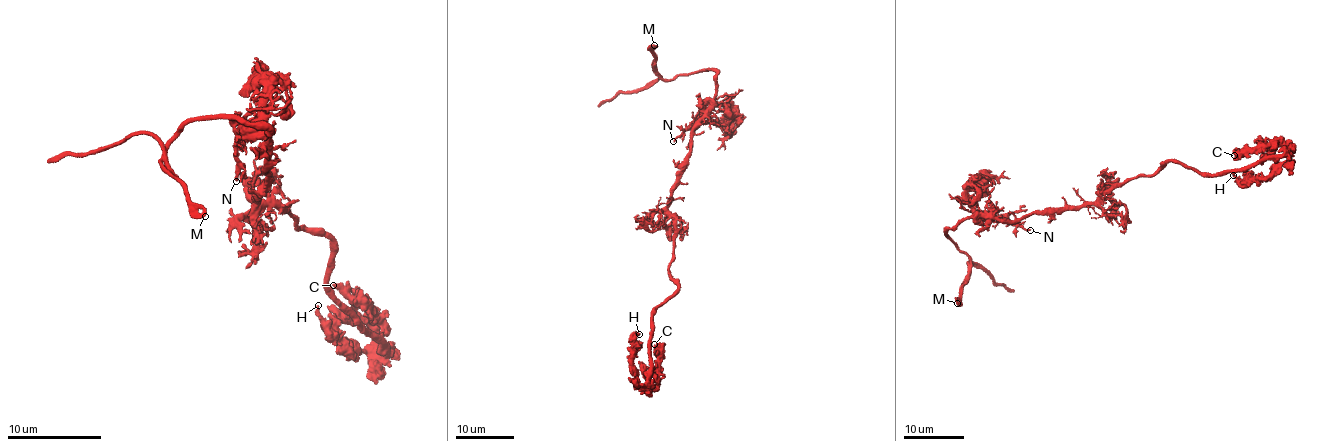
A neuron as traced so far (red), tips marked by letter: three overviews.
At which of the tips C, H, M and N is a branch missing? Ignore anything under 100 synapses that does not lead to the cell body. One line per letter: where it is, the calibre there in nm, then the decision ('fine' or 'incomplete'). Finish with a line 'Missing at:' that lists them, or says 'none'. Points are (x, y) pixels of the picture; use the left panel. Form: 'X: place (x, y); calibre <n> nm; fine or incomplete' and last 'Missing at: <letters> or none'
C: place (333, 285); calibre 340 nm; fine
H: place (318, 305); calibre 260 nm; fine
M: place (205, 216); calibre 360 nm; fine
N: place (236, 181); calibre 240 nm; fine
Missing at: none

